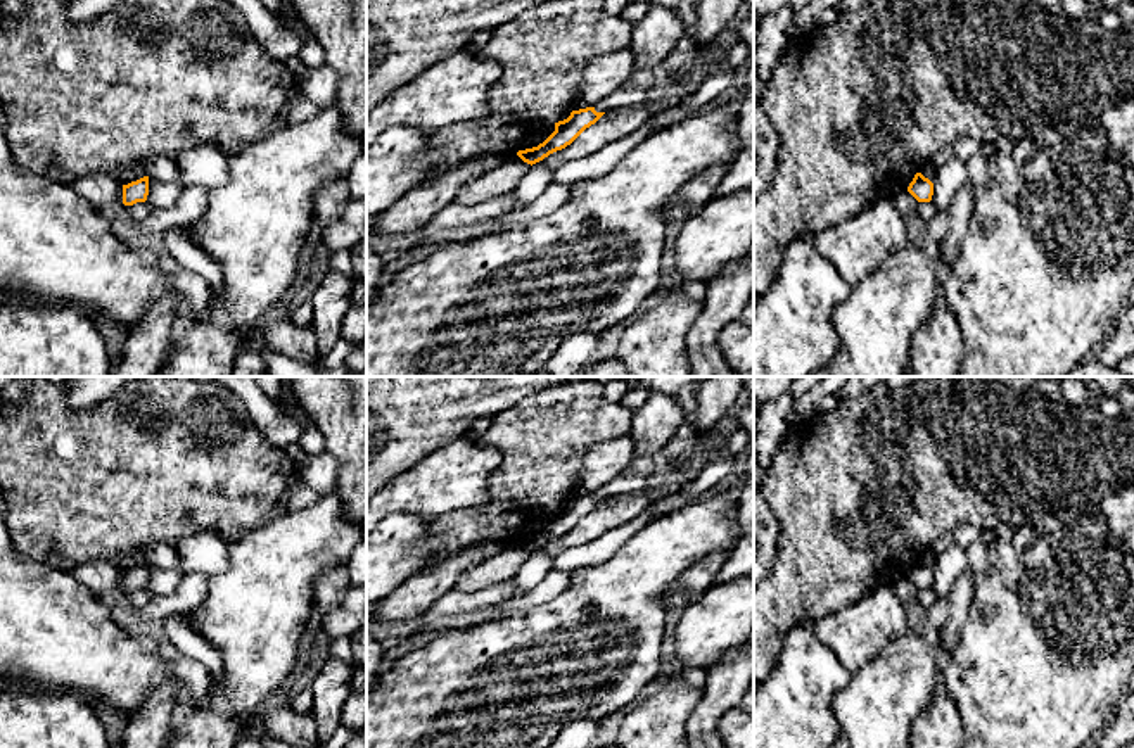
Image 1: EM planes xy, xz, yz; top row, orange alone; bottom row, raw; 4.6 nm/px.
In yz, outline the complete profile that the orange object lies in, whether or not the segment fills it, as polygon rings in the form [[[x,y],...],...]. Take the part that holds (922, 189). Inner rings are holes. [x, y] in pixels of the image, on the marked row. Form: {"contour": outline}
{"contour": [[[916,173],[913,181],[908,187],[908,192],[918,202],[930,202],[933,195],[933,183],[928,178],[925,178],[921,173]]]}

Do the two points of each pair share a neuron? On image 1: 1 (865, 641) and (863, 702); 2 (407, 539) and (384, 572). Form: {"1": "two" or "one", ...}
{"1": "two", "2": "one"}

